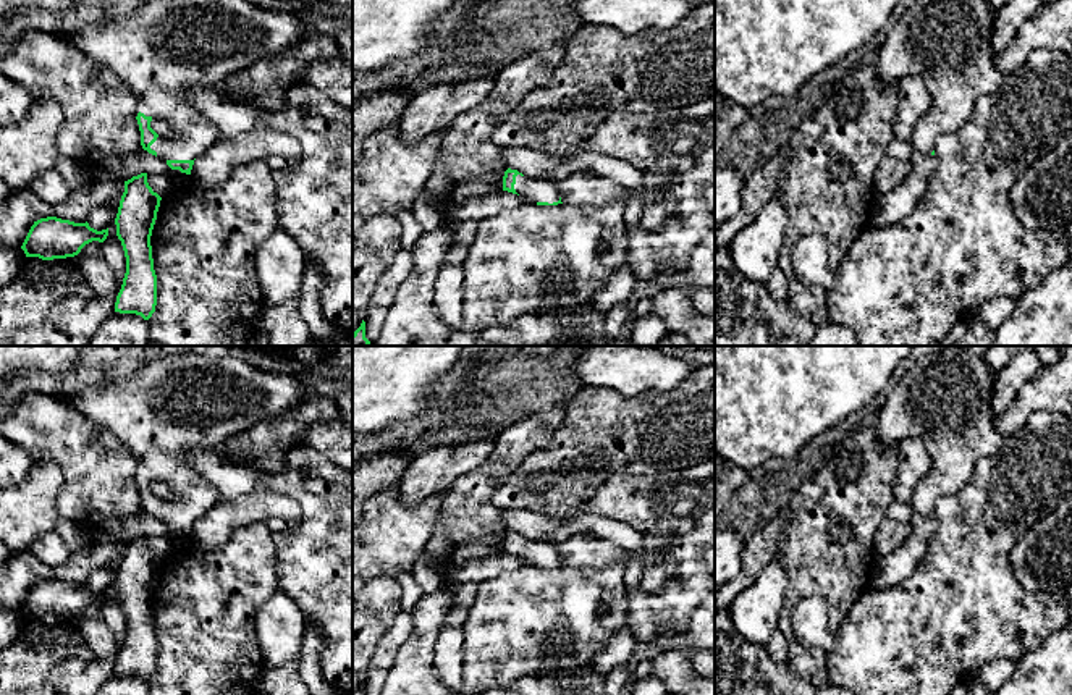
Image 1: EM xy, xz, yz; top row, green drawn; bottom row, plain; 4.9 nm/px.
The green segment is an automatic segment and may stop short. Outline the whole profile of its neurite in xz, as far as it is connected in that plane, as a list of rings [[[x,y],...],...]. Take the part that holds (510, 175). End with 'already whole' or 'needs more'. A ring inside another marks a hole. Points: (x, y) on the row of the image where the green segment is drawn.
[[[508,168],[503,176],[503,191],[517,194],[524,204],[558,205],[561,194],[558,183],[545,178],[527,178],[517,170]]]; needs more

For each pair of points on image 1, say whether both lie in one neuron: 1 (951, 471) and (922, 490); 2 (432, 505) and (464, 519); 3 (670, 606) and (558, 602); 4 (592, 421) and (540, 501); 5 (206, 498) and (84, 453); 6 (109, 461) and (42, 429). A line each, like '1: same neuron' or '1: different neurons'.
1: same neuron
2: different neurons
3: different neurons
4: same neuron
5: different neurons
6: same neuron

